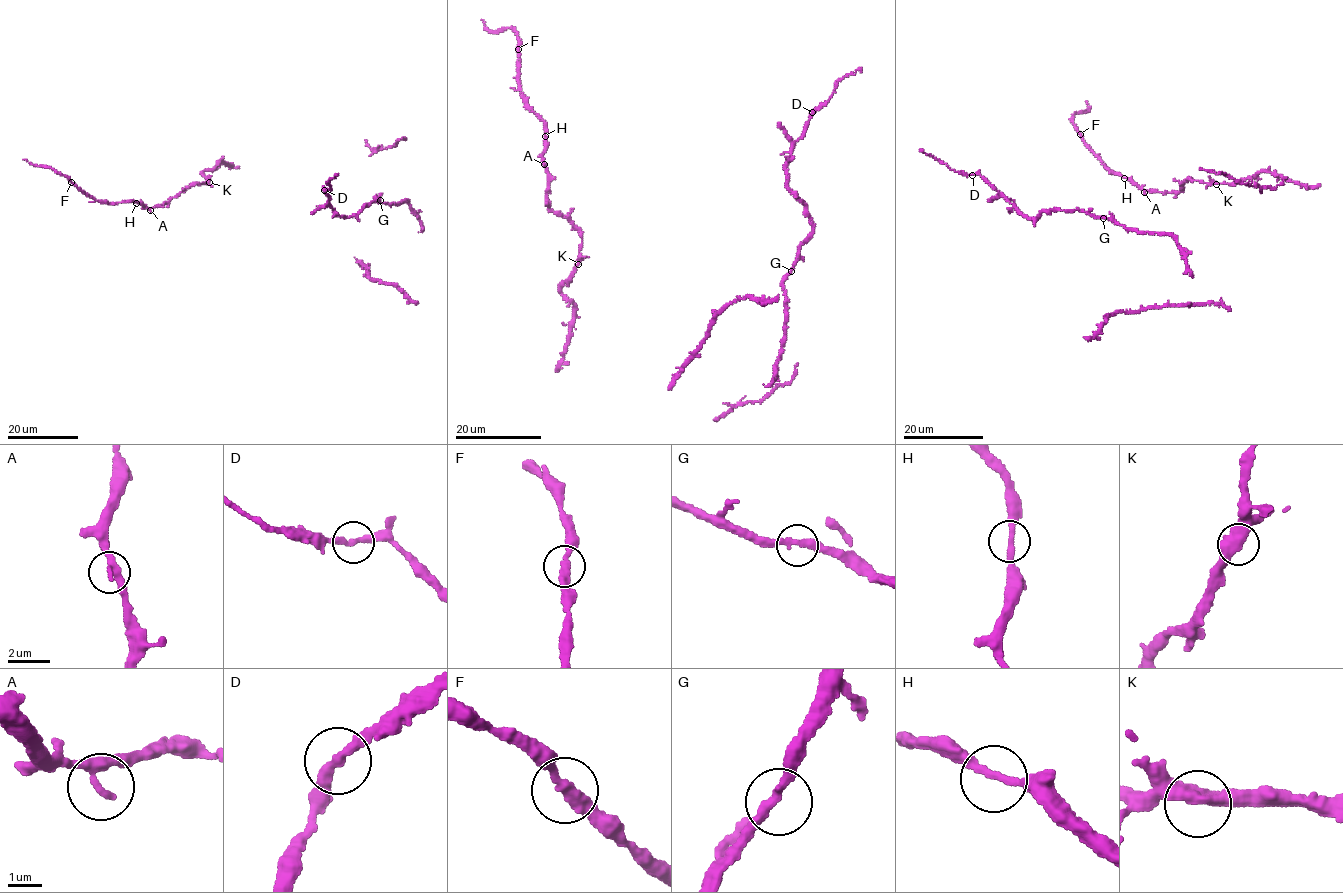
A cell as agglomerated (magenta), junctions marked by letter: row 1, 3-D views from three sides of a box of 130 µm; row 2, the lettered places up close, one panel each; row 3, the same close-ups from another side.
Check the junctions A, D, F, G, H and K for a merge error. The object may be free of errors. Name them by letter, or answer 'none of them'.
none of them

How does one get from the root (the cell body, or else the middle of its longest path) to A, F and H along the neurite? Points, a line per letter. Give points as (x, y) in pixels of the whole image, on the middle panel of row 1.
A: (577, 261), (581, 233), (574, 223), (549, 209), (546, 198), (548, 171), (544, 164)
F: (577, 261), (581, 243), (580, 229), (549, 209), (546, 198), (544, 123), (526, 103), (522, 92), (518, 49)
H: (577, 261), (581, 243), (580, 229), (549, 209), (546, 198), (545, 136)

